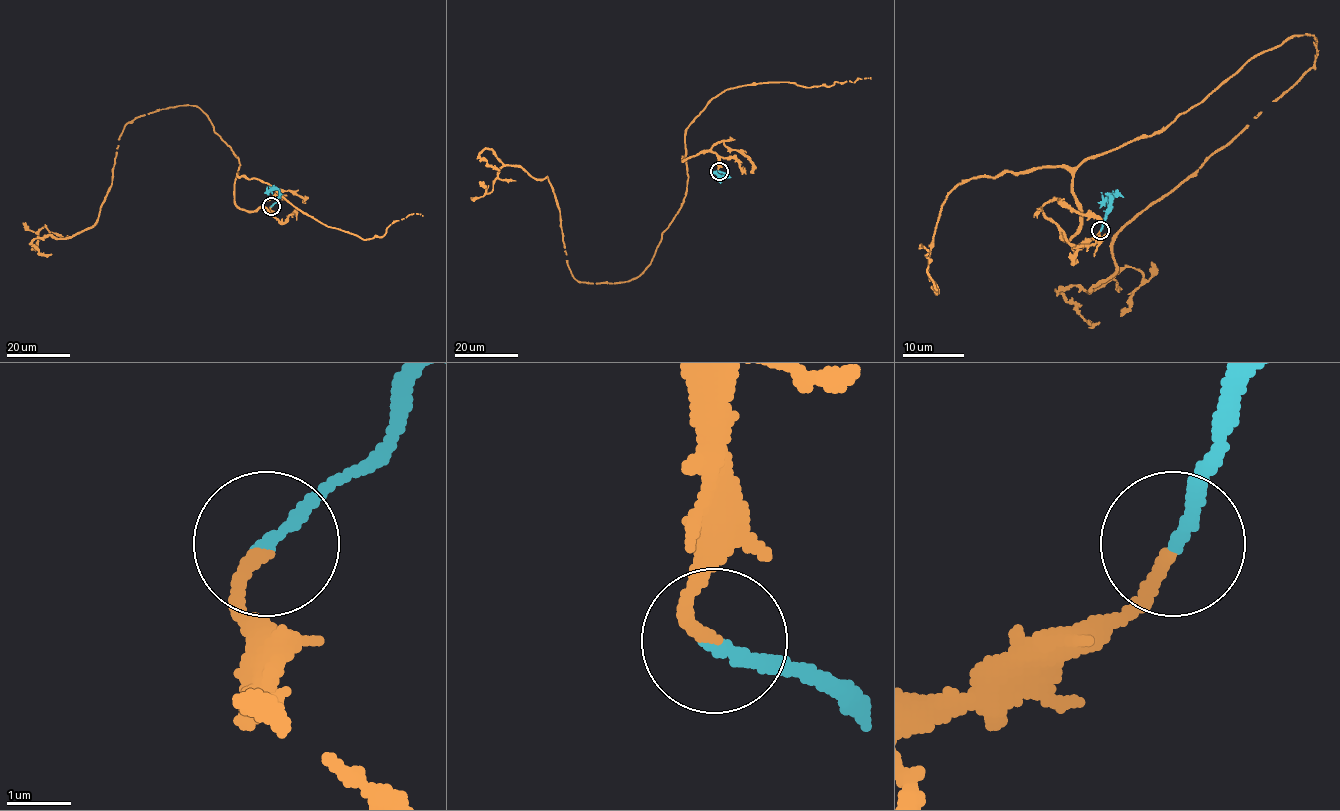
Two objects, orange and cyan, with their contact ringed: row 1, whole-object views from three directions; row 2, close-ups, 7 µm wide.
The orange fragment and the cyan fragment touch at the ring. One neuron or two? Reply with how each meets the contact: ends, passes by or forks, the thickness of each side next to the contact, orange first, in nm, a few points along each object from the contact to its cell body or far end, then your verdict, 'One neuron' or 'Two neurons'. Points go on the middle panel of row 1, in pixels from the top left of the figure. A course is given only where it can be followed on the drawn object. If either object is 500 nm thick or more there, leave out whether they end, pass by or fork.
At the ring orange ends. At the ring cyan ends. Thickness 200 nm (orange) against 200 nm. Course of orange: (719, 171), (682, 157), (650, 264), (610, 283), (573, 276), (547, 177), (485, 148), (499, 170). Course of cyan: (719, 171), (727, 176), (712, 172). One neuron

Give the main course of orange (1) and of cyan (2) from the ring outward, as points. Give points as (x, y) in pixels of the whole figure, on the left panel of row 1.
1: (271, 207), (237, 206), (238, 160), (202, 111), (162, 108), (125, 125), (98, 220), (31, 242), (51, 254)
2: (271, 206), (277, 201), (279, 191), (264, 192)

